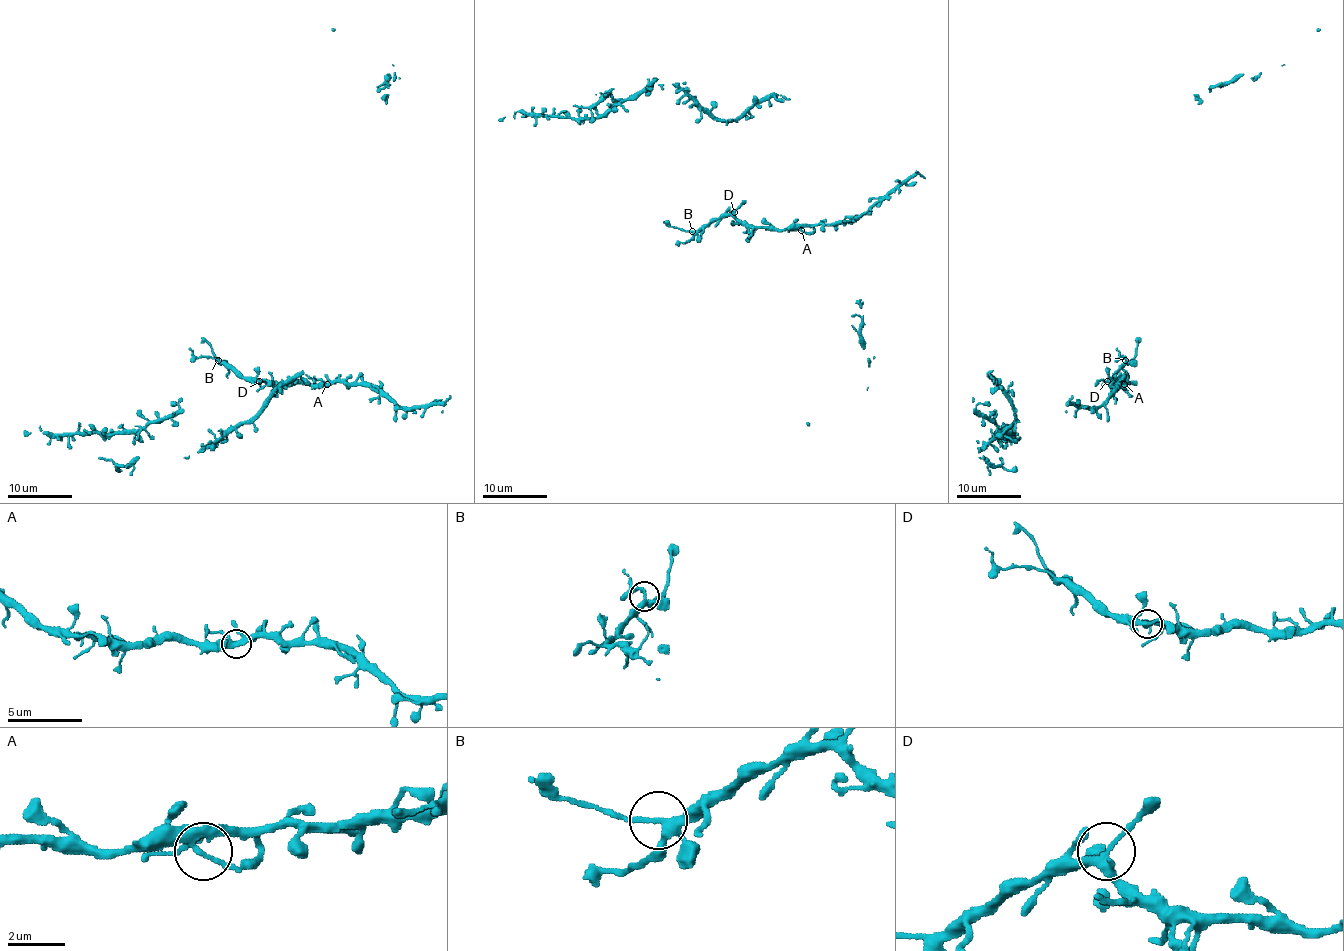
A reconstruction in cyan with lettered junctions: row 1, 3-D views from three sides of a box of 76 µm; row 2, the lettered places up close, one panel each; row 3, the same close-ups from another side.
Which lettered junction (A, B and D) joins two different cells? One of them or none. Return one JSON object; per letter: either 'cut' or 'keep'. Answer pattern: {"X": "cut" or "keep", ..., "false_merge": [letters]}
{"A": "keep", "B": "cut", "D": "keep", "false_merge": ["B"]}

